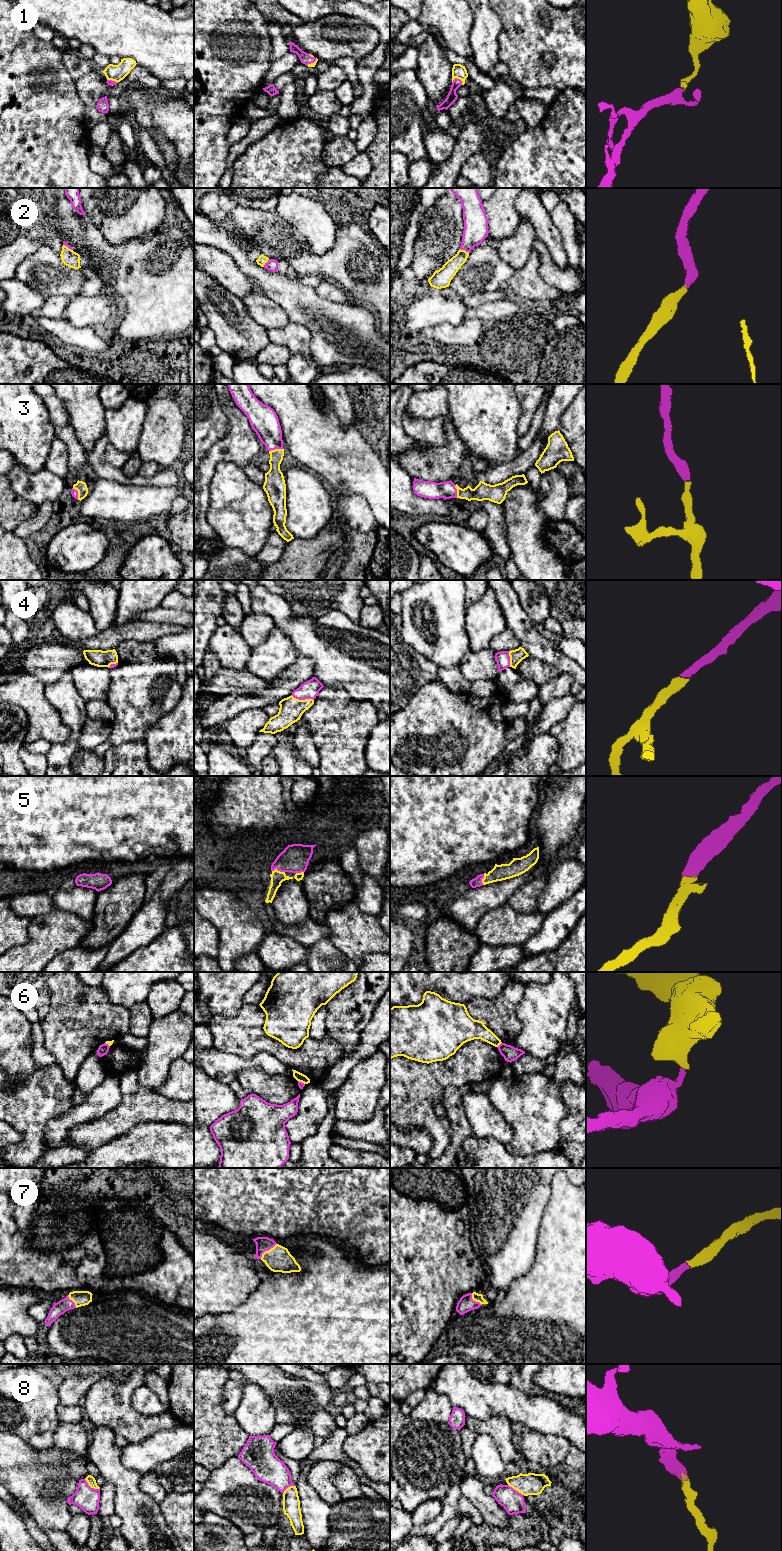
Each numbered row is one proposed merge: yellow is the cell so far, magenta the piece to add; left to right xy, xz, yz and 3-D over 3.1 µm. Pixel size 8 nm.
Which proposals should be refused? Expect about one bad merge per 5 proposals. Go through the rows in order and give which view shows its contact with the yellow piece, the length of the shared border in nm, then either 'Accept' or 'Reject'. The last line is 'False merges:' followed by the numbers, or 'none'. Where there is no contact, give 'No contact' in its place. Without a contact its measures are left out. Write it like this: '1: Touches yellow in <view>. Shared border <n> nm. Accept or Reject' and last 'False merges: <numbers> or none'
1: Touches yellow in yz. Shared border 90 nm. Accept
2: Touches yellow in yz. Shared border 90 nm. Accept
3: Touches yellow in xz. Shared border 110 nm. Accept
4: Touches yellow in xz. Shared border 190 nm. Accept
5: Touches yellow in xz. Shared border 110 nm. Accept
6: Touches yellow in yz. Shared border 60 nm. Reject
7: Touches yellow in xz. Shared border 180 nm. Accept
8: Touches yellow in xy. Shared border 150 nm. Reject
False merges: 6, 8

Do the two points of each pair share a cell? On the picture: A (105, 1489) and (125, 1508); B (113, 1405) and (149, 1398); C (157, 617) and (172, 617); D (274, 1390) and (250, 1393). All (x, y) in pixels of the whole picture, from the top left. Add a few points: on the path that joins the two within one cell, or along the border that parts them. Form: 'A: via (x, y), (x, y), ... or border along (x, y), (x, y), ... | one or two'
A: border along (105, 1481), (110, 1482), (114, 1486), (115, 1513) | two
B: border along (143, 1384), (135, 1390), (132, 1405), (149, 1416) | two
C: via (161, 617), (168, 617) | one
D: border along (249, 1381), (257, 1384), (262, 1389), (275, 1412) | two

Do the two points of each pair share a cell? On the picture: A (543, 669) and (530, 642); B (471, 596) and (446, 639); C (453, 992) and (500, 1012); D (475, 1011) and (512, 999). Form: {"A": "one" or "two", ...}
{"A": "two", "B": "two", "C": "two", "D": "one"}

